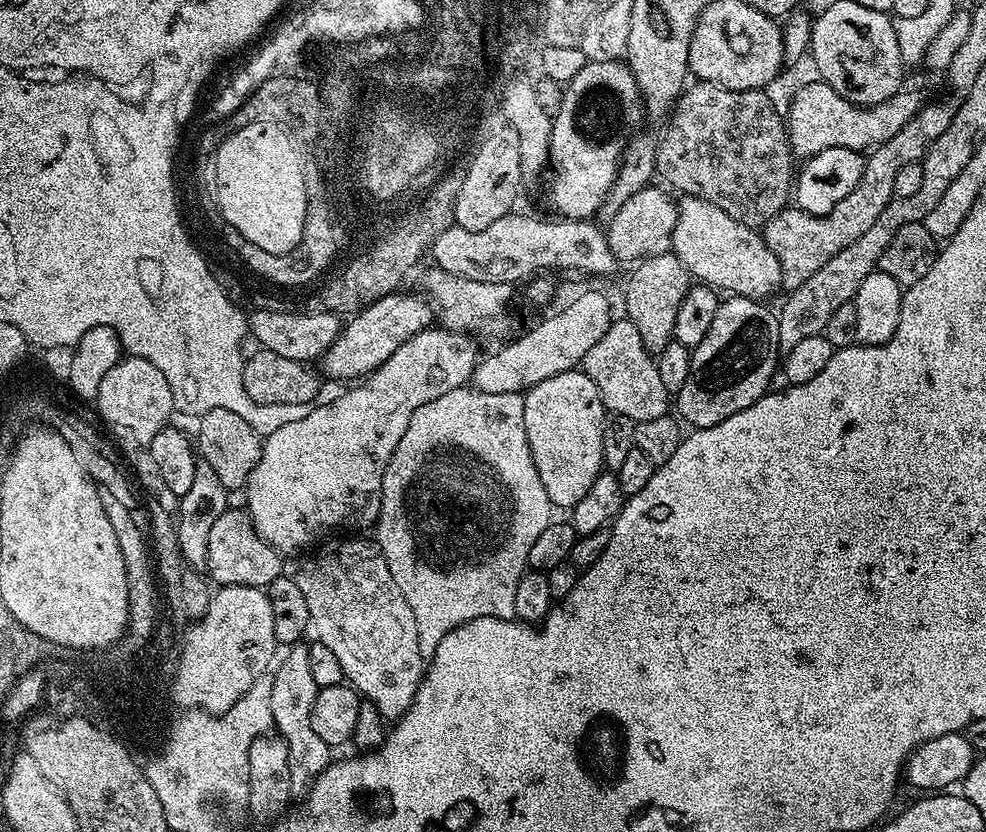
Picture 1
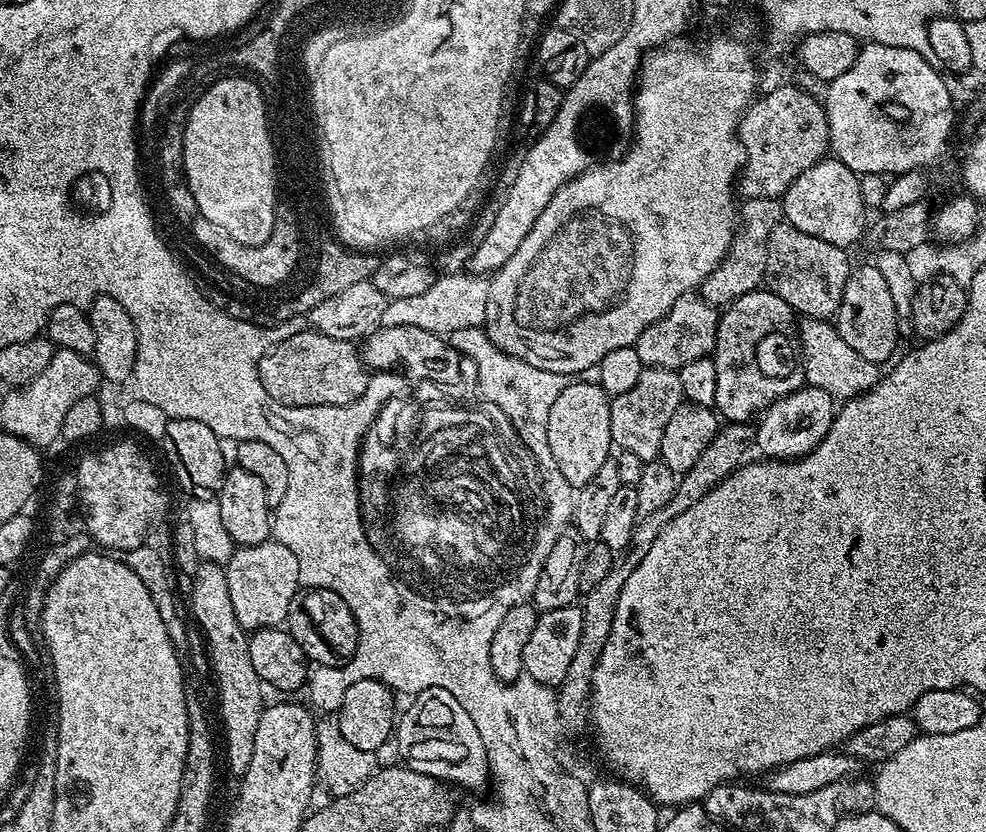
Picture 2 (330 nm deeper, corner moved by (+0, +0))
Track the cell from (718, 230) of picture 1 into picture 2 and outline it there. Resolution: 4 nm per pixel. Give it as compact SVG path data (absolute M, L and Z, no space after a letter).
M804 318L798 324L798 343L804 361L804 379L813 388L826 390L837 401L843 402L854 396L861 396L878 383L882 375L881 365L862 358L848 345L842 342L835 323L826 320Z

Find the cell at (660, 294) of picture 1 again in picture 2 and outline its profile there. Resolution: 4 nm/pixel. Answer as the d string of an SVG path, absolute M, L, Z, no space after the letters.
M754 198L745 199L743 203L738 208L740 221L736 234L723 262L703 280L698 289L701 298L713 306L727 306L733 300L742 298L742 294L757 291L765 283L768 235L773 226L784 220L784 205L779 199Z

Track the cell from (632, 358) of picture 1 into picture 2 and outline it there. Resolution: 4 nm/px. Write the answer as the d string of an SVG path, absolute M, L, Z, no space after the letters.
M644 368L638 378L638 382L635 382L630 390L611 397L610 434L612 435L613 445L617 449L630 454L638 454L638 458L645 462L657 459L662 446L662 434L670 422L670 417L674 415L674 410L678 410L678 406L683 400L684 395L682 394L682 382L680 381L679 371L670 368Z

